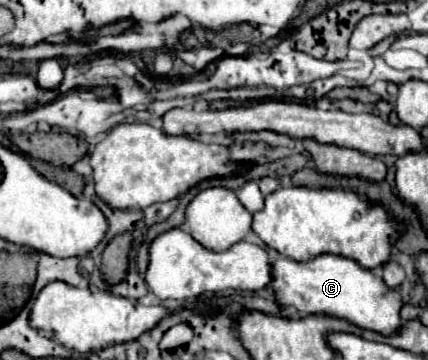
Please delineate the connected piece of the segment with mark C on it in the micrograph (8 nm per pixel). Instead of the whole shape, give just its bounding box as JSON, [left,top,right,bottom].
[271,254,403,334]

